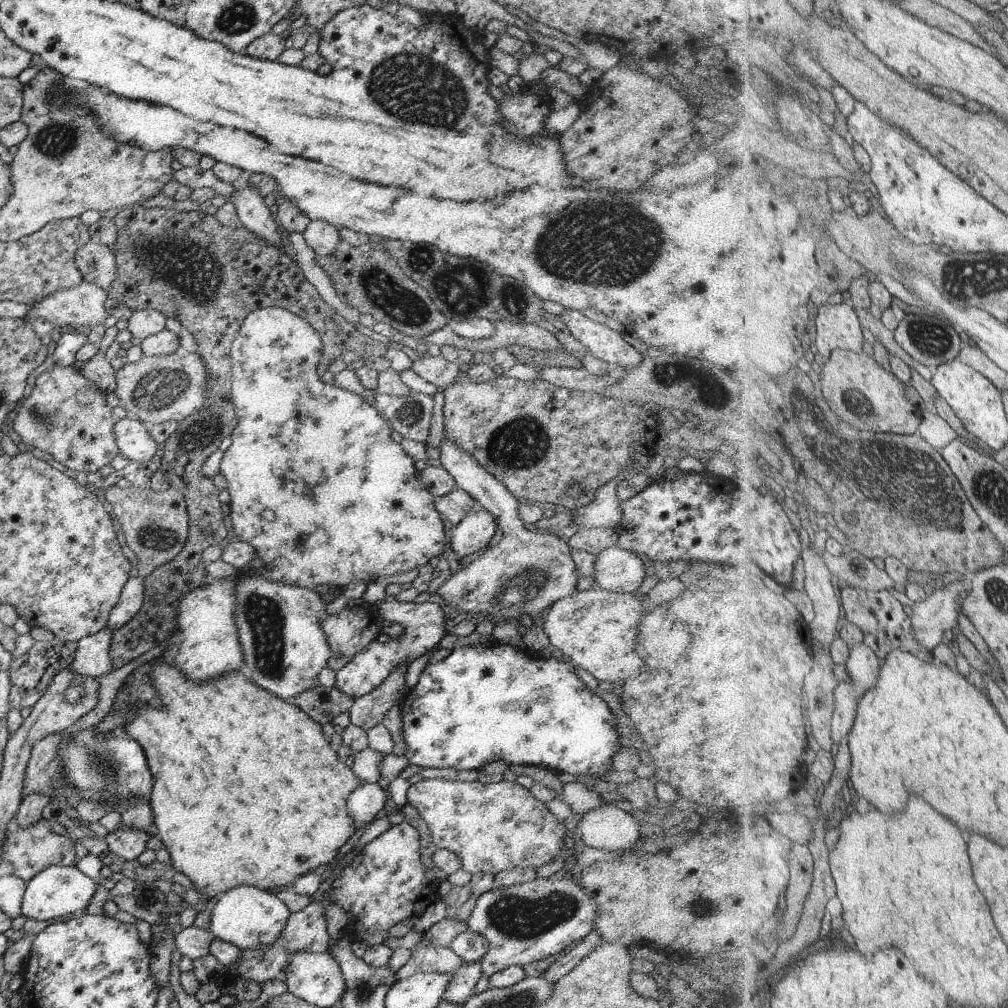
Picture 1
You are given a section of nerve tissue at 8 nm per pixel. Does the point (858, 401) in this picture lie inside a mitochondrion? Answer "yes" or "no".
yes

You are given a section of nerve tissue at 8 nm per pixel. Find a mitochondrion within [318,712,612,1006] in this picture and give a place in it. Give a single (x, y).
(519, 917)

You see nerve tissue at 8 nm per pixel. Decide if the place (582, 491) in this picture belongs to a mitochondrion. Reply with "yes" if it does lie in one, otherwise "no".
no

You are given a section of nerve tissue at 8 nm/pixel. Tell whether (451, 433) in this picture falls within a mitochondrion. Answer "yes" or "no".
no

